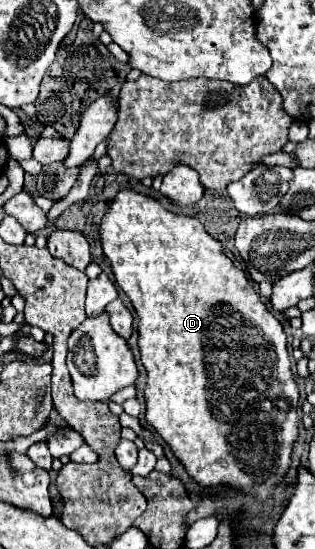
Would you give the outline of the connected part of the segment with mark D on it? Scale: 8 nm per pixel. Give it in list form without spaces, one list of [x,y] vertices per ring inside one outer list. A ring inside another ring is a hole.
[[[121,189],[115,199],[107,201],[107,211],[105,217],[99,223],[99,233],[101,233],[101,245],[105,257],[111,261],[111,269],[115,275],[117,285],[127,293],[131,299],[131,305],[139,317],[137,333],[139,333],[139,351],[141,351],[141,363],[147,371],[147,389],[145,389],[145,401],[147,401],[147,411],[145,419],[147,423],[155,429],[157,435],[173,449],[175,457],[185,465],[187,473],[197,479],[203,487],[227,483],[233,487],[241,489],[255,489],[255,495],[263,501],[267,499],[271,487],[275,483],[283,483],[287,469],[291,465],[291,451],[293,451],[293,441],[297,439],[297,425],[299,425],[299,389],[295,383],[295,377],[289,369],[289,353],[287,353],[287,337],[277,321],[277,317],[267,309],[267,305],[261,301],[259,293],[247,279],[246,273],[239,267],[235,256],[225,249],[223,241],[211,237],[201,221],[197,217],[189,215],[177,215],[167,211],[161,201],[139,193],[135,189]]]

